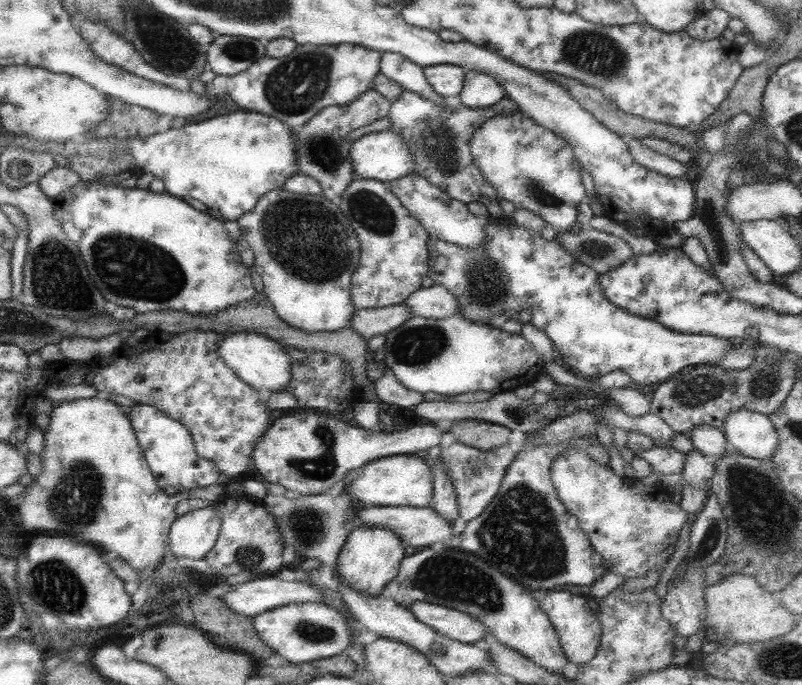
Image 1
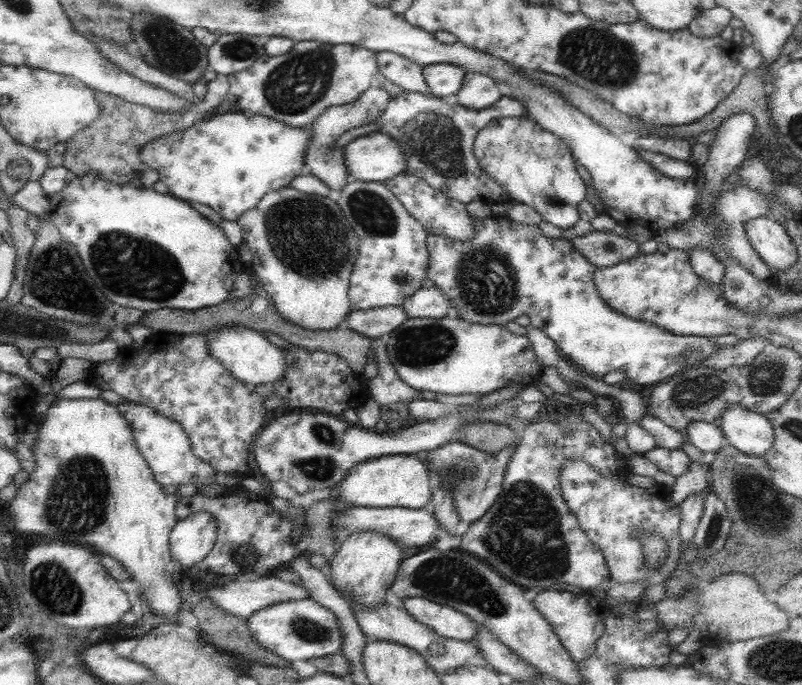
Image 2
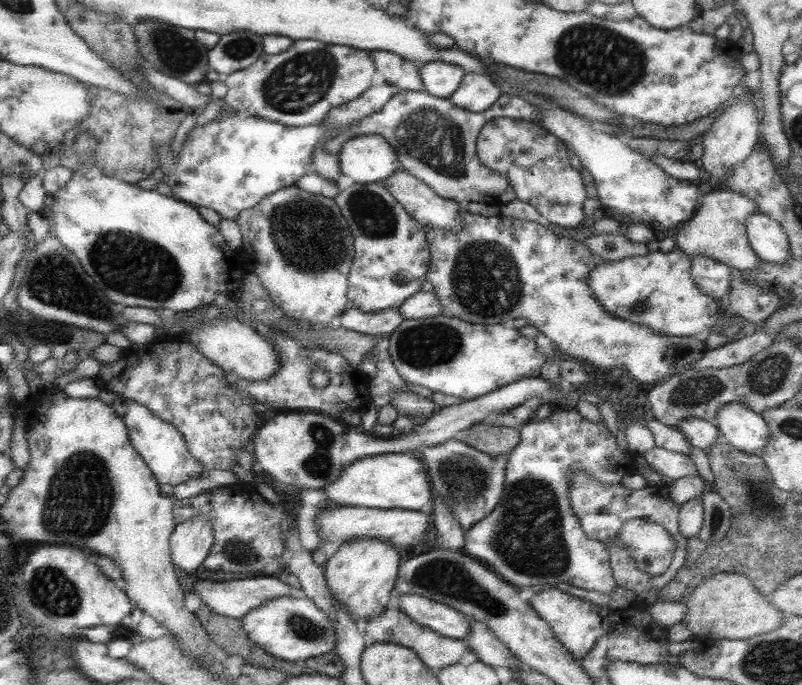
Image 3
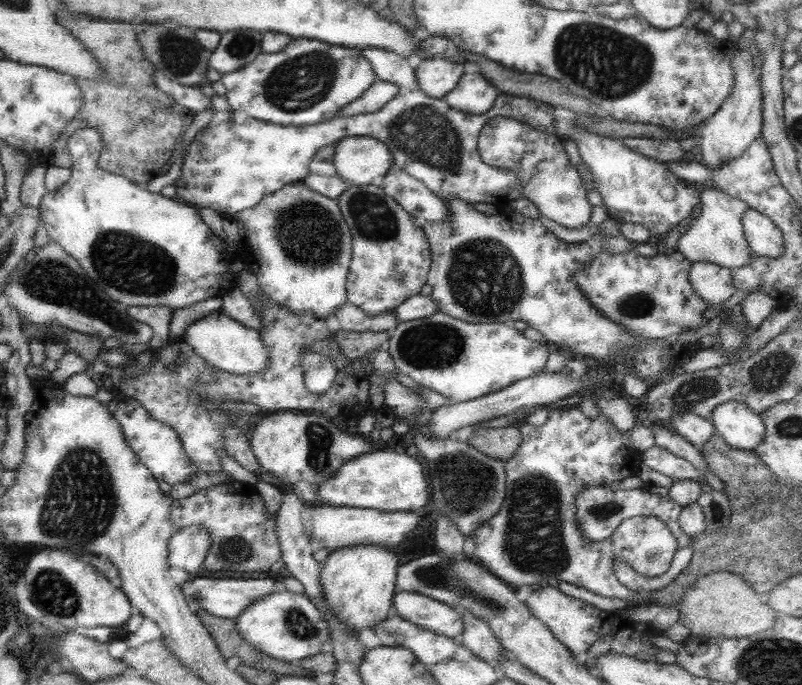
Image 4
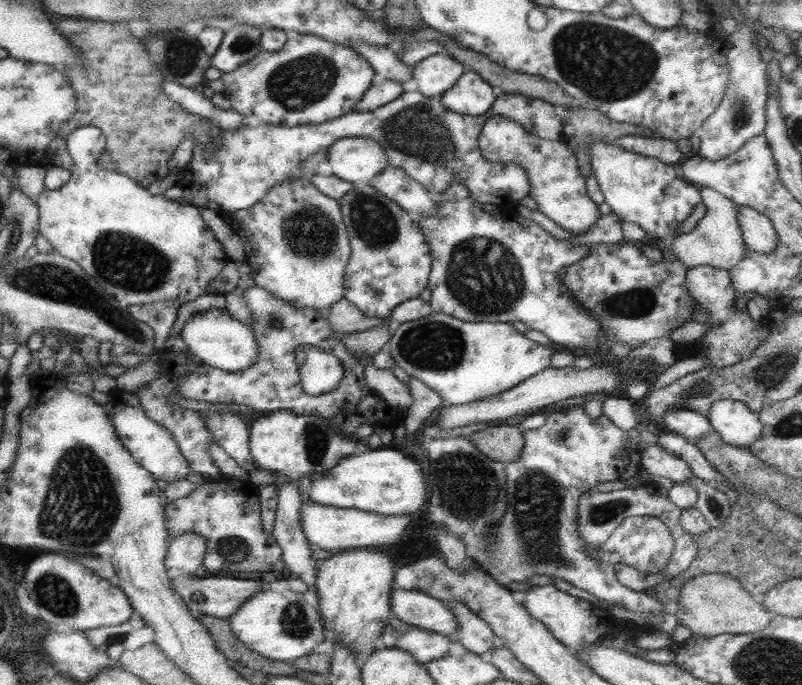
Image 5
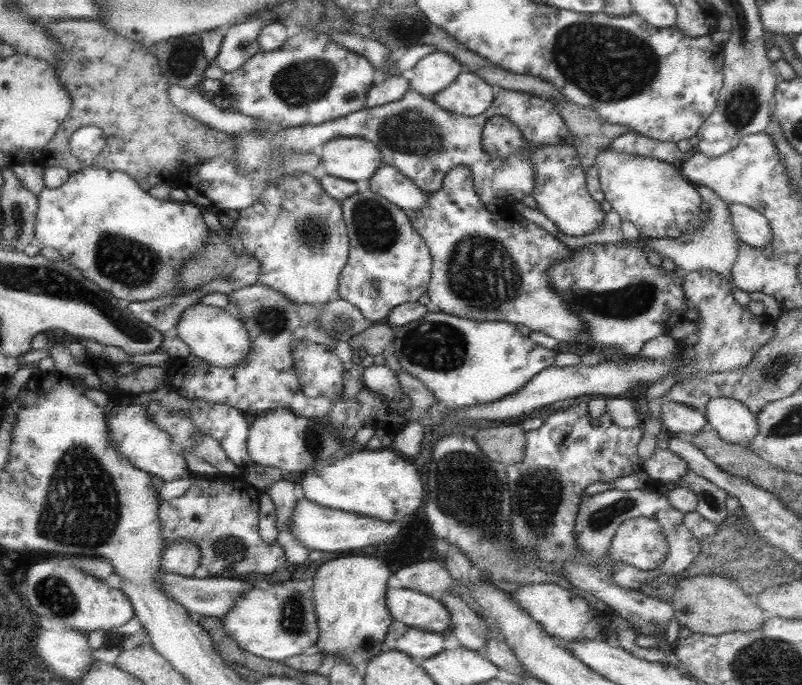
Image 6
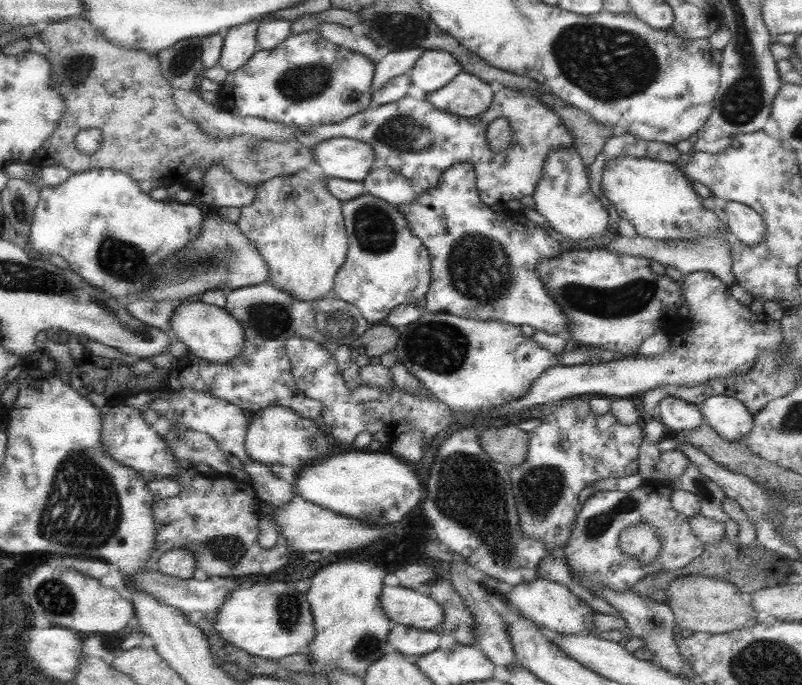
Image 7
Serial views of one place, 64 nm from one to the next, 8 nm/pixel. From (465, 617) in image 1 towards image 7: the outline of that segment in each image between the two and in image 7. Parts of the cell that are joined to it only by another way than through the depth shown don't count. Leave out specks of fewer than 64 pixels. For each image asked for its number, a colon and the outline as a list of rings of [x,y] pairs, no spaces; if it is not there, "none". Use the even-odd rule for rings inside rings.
2: [[[407,598],[403,608],[423,626],[429,626],[437,636],[469,642],[475,638],[479,626],[463,612],[453,610],[449,606],[441,606],[437,602],[429,602],[425,598]]]
3: [[[401,594],[397,600],[397,608],[417,626],[425,626],[443,638],[465,640],[469,636],[471,624],[465,614],[445,606],[441,602],[433,602],[429,598],[421,598],[417,594]]]
4: [[[409,592],[395,594],[391,612],[399,614],[411,626],[431,630],[451,640],[459,640],[465,628],[463,618],[455,608],[421,594],[409,594]]]
5: [[[393,590],[391,614],[405,626],[429,630],[447,638],[451,638],[451,634],[457,632],[457,618],[449,604],[421,592]]]
6: [[[387,588],[385,600],[393,622],[397,622],[399,626],[409,626],[443,636],[449,634],[449,610],[441,600],[405,588]]]
7: [[[383,586],[381,608],[389,616],[391,624],[403,624],[423,632],[433,632],[437,626],[443,626],[445,618],[445,610],[431,596],[409,588]]]

